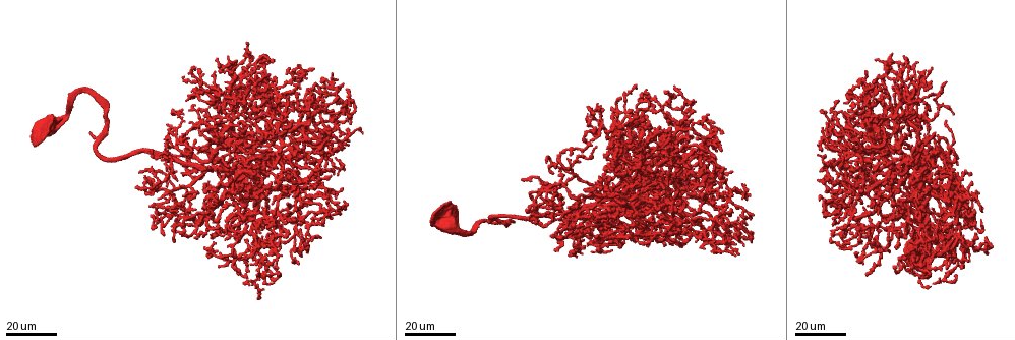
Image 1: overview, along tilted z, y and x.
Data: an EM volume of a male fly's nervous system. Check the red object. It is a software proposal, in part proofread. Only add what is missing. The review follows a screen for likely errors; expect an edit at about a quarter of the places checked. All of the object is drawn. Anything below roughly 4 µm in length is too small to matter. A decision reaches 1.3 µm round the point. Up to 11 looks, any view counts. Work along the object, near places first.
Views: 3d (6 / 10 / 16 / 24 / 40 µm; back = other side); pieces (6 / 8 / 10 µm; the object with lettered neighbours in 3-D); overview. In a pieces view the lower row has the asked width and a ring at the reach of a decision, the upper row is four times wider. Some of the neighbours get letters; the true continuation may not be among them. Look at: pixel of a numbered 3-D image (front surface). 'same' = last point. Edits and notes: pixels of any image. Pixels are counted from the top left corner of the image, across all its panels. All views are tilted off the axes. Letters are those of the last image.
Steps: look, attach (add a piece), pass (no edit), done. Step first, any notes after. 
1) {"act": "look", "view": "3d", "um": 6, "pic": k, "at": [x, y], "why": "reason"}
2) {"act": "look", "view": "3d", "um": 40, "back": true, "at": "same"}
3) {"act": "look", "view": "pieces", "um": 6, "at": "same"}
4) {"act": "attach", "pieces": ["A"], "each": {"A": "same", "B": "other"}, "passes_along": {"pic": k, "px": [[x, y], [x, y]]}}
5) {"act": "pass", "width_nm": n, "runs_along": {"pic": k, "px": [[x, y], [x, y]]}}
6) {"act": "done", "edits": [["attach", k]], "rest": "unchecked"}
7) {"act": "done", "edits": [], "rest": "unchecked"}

{"act": "look", "view": "3d", "um": 24, "pic": 1, "at": [328, 165], "why": "branch stops here"}

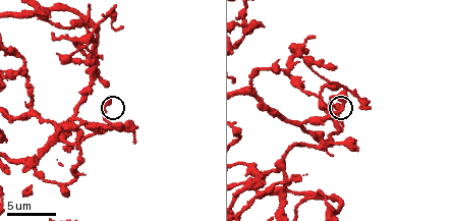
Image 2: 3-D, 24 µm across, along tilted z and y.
{"act": "look", "view": "pieces", "um": 8, "pic": 2, "at": [109, 97]}

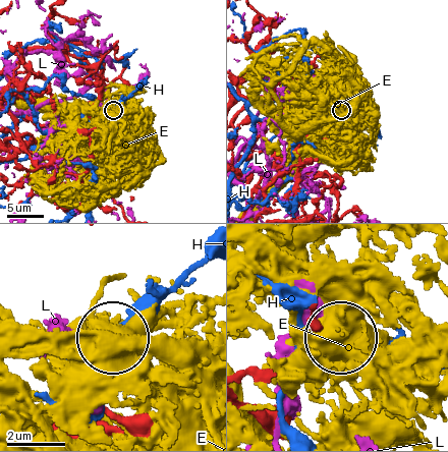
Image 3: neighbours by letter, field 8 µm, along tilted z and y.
{"act": "pass", "each": {"E": "other", "H": "other", "L": "other"}, "found": "no lettered piece goes on from it"}

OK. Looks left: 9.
{"act": "look", "view": "3d", "um": 6, "pic": 2, "at": [341, 125], "why": "an open end"}

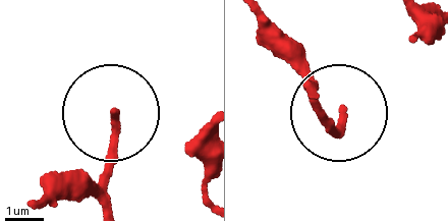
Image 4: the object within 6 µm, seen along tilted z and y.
{"act": "look", "view": "pieces", "um": 10, "pic": 4, "at": [343, 110]}

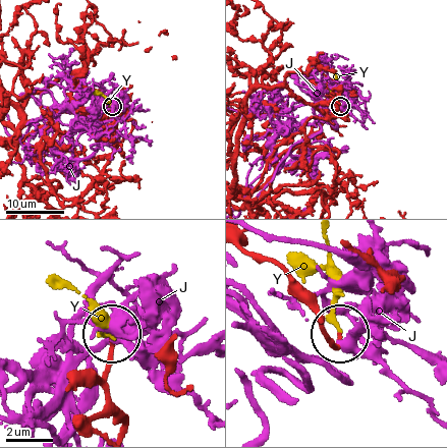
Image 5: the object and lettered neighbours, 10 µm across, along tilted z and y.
{"act": "attach", "pieces": ["Y"], "width_nm": 160, "each": {"J": "other", "Y": "same"}, "found": "it goes on there"}

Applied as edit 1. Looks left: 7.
{"act": "look", "view": "overview", "why": "redraw"}

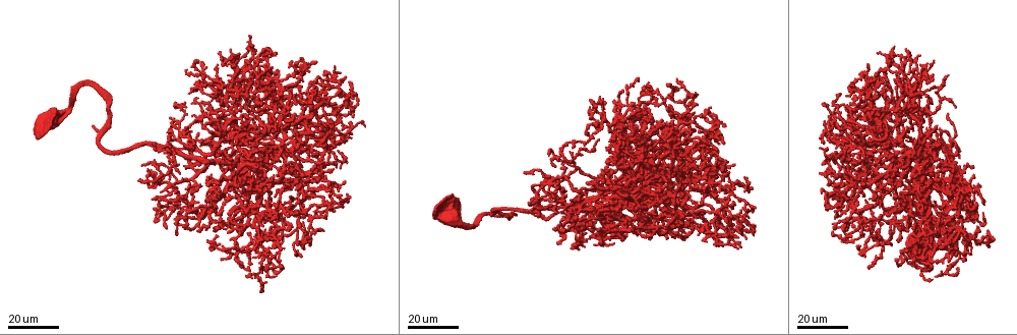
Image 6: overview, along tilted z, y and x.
{"act": "look", "view": "3d", "um": 24, "pic": 6, "at": [297, 244]}

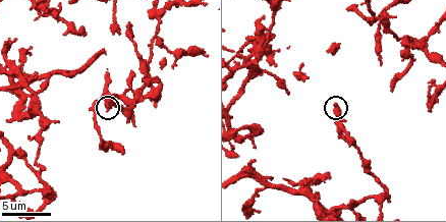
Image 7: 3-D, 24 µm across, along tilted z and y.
{"act": "look", "view": "pieces", "um": 6, "pic": 7, "at": [108, 107]}

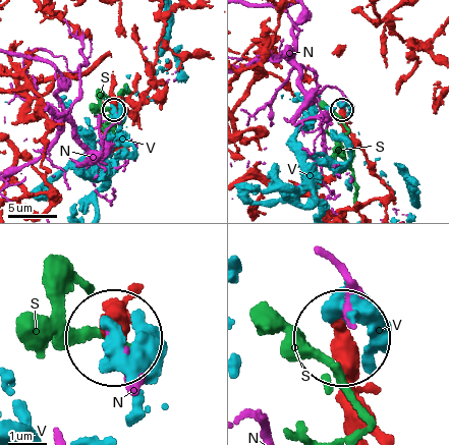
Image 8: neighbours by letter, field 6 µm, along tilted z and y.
{"act": "pass", "width_nm": 420, "each": {"N": "other", "S": "other", "V": "other"}, "found": "none of them fits"}

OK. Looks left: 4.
{"act": "look", "view": "3d", "um": 24, "pic": 1, "at": [167, 126], "why": "branch stops here"}

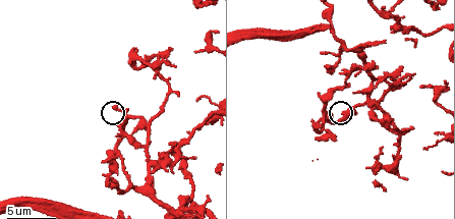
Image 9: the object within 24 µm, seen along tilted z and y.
{"act": "look", "view": "pieces", "um": 8, "pic": 9, "at": [344, 112]}

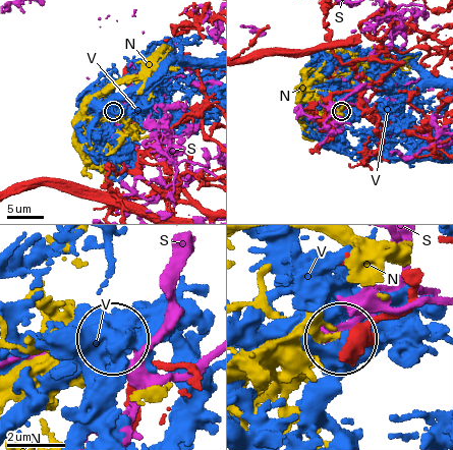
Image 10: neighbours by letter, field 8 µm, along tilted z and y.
{"act": "pass", "each": {"N": "other", "S": "other", "V": "other"}, "found": "no lettered piece goes on from it"}

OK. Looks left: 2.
{"act": "look", "view": "3d", "um": 24, "pic": 1, "at": [567, 208], "why": "free end"}

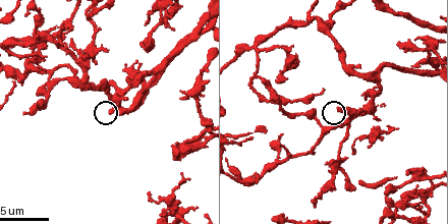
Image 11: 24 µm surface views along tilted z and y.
{"act": "look", "view": "pieces", "um": 10, "pic": 11, "at": [110, 112], "why": "what lies round it"}

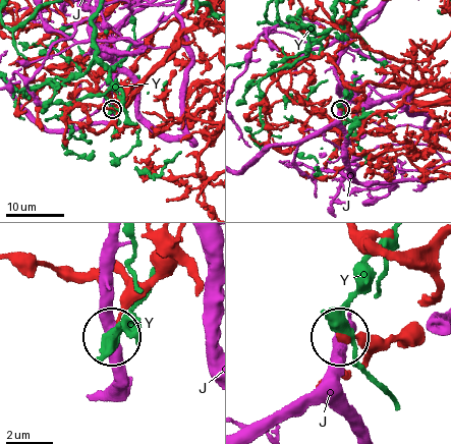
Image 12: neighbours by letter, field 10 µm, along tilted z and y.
{"act": "pass", "each": {"J": "other", "Y": "other"}, "runs_along": {"pic": 12, "px": [[403, 331], [384, 337], [344, 336]]}, "found": "no lettered piece goes on from it"}

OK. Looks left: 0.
{"act": "done", "edits": [["attach", 5]], "rest": "unchecked"}

